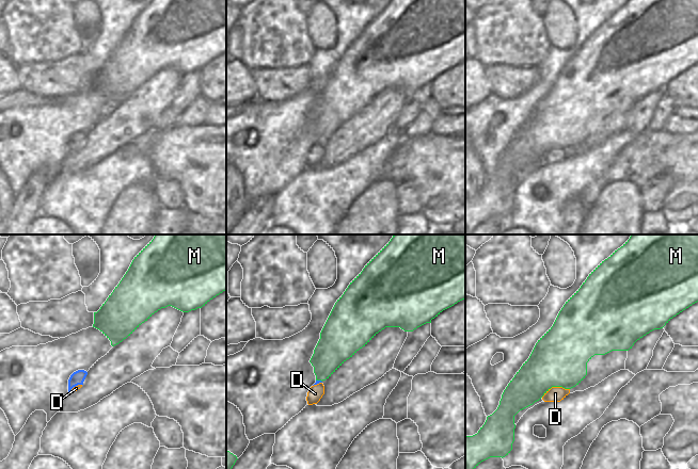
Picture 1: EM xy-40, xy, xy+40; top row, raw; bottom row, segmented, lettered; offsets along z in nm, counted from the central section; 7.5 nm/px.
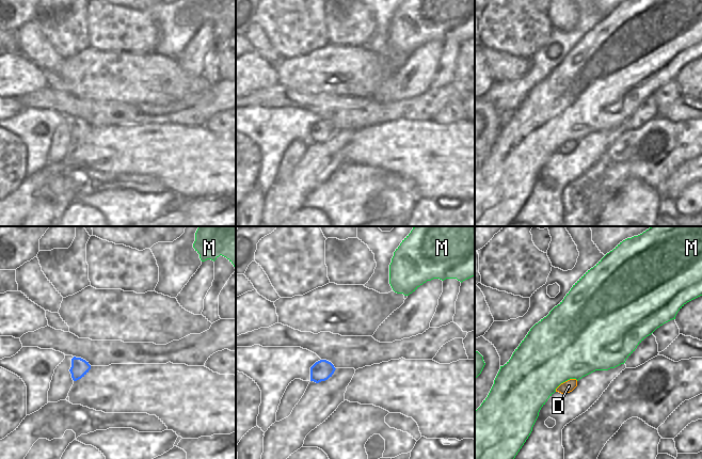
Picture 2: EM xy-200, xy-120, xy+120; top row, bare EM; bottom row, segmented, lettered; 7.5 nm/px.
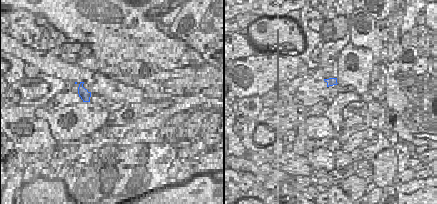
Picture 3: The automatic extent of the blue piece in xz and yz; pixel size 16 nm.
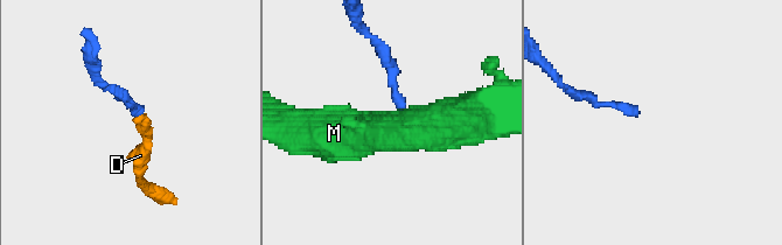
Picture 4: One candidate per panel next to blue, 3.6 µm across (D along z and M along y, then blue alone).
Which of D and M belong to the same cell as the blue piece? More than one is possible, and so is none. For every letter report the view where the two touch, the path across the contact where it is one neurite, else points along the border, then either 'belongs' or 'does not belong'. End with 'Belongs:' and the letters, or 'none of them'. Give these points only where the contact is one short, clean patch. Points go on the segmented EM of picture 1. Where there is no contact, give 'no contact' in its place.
D: contact in xy-40; way xy-40 (77, 377), (75, 386), (76, 388); belongs
M: contact in xy; border xy (316, 379), (321, 382); does not belong
Belongs: D

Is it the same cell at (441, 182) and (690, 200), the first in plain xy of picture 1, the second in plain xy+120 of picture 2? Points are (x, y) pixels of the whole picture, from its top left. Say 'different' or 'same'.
same

